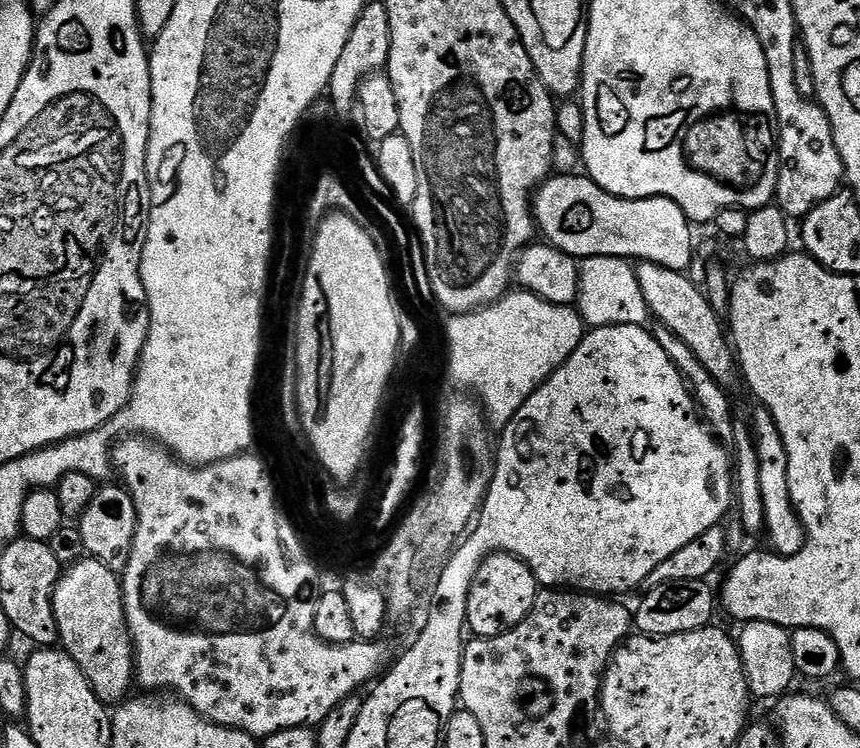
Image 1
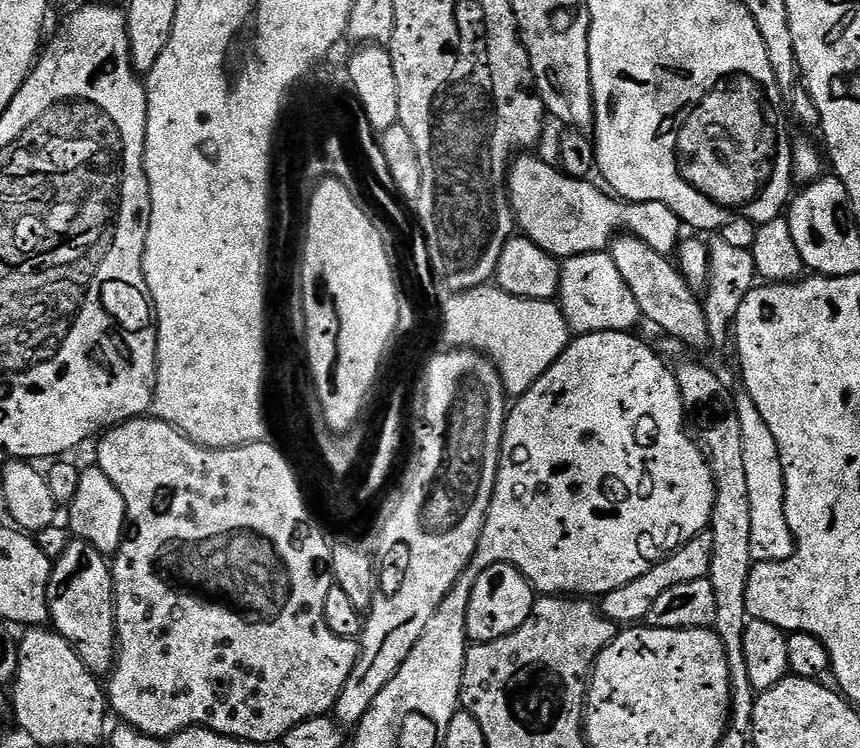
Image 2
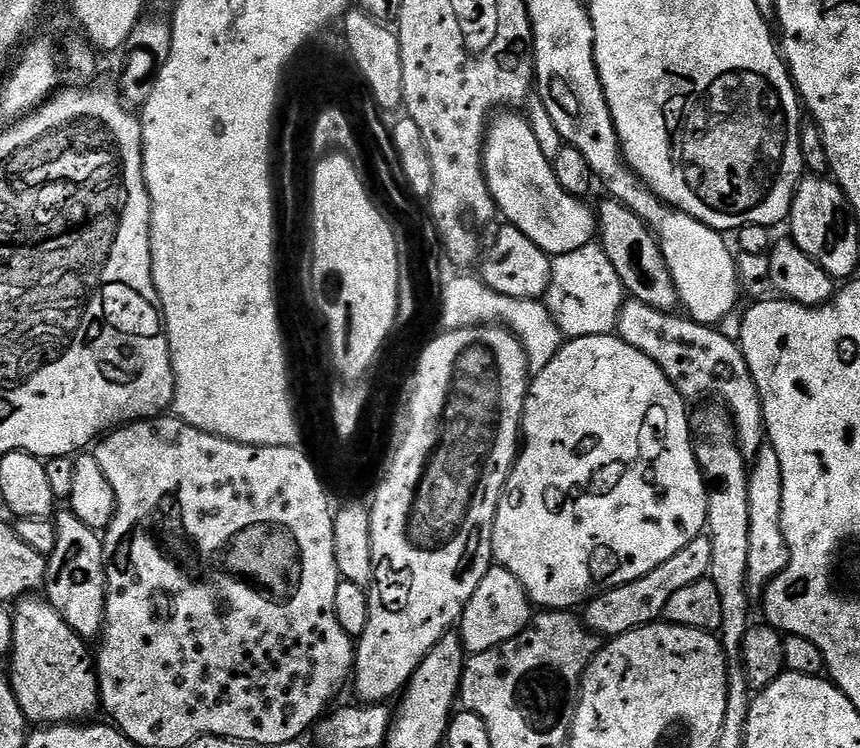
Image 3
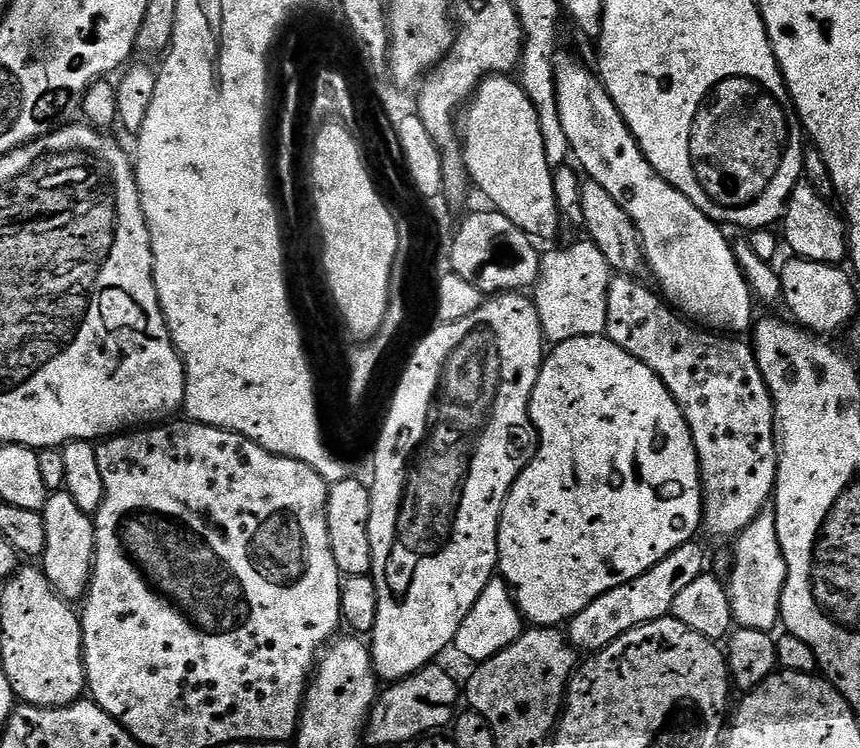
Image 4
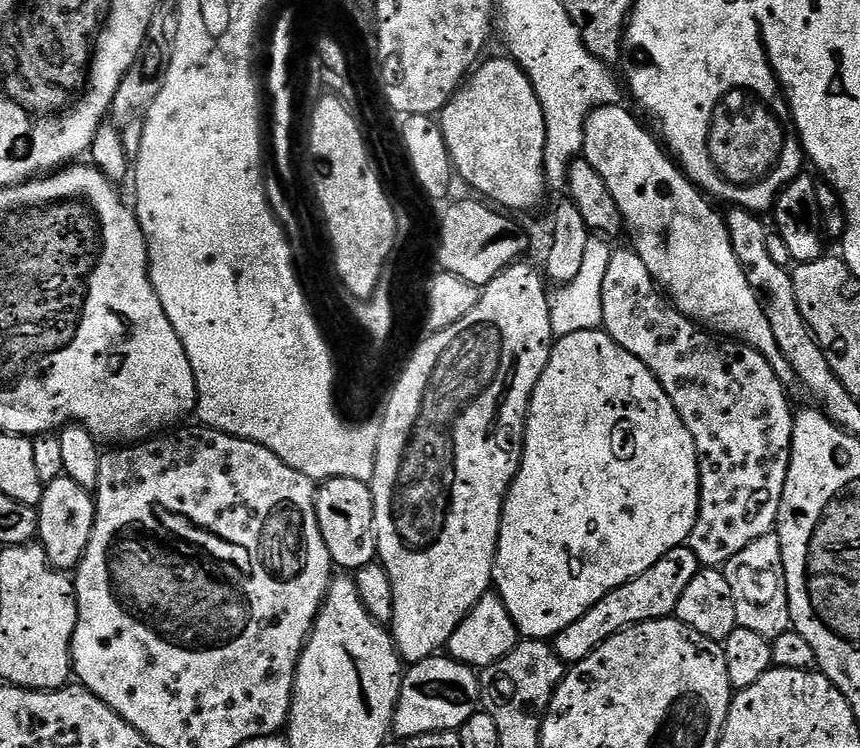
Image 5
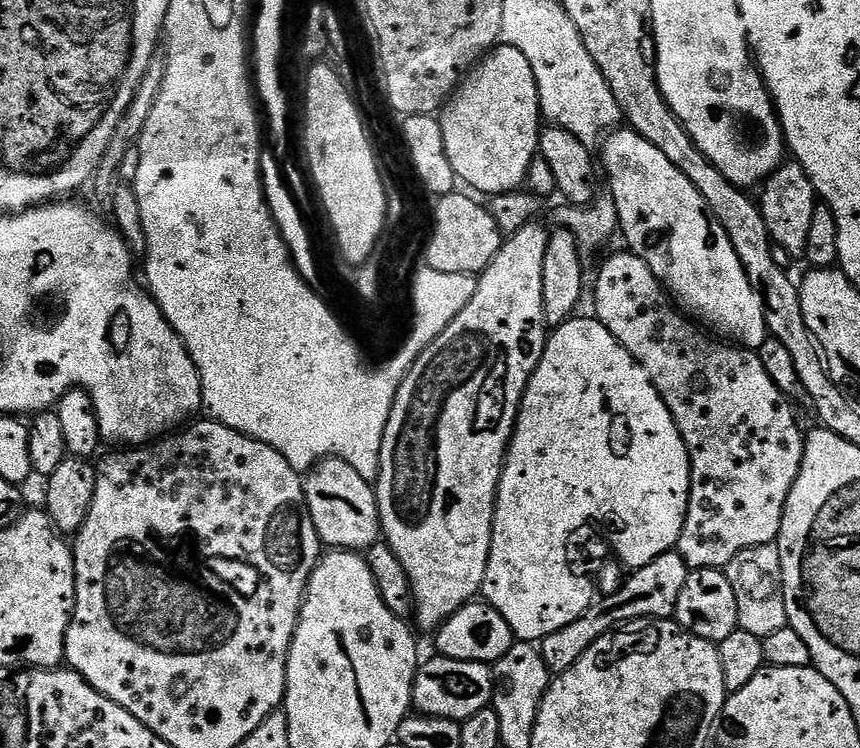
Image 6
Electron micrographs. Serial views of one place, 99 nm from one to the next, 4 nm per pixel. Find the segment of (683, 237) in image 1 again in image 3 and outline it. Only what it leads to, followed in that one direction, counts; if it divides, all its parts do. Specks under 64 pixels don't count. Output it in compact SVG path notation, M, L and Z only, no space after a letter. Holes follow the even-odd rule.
M500 114L491 121L487 137L484 141L484 177L488 179L490 186L490 194L496 199L496 206L501 217L505 216L507 223L513 228L517 228L522 234L526 234L526 238L530 238L530 242L534 242L543 252L555 258L560 255L570 254L571 251L578 250L587 244L593 243L594 237L598 232L598 216L595 211L592 212L584 205L585 201L579 196L572 196L566 190L562 190L562 186L558 182L558 178L552 169L552 161L546 158L546 154L542 154L542 146L538 146L538 138L534 138L534 130L527 119L520 114Z

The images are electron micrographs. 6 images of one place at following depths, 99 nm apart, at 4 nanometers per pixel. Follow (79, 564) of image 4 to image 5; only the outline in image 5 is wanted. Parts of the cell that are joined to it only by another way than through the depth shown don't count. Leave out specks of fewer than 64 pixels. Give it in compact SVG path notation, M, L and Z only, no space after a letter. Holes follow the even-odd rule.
M60 476L57 480L45 483L44 493L38 505L40 513L39 543L43 544L48 563L61 570L75 569L84 557L90 534L94 530L96 502L93 493L74 482L69 476Z

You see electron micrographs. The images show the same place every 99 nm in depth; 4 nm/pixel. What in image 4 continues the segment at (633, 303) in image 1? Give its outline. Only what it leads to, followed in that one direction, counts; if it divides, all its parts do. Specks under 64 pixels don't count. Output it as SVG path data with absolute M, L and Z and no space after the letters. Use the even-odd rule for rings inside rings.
M583 242L566 250L544 252L541 257L541 272L532 288L532 301L542 322L544 337L552 344L568 341L570 338L603 335L608 324L608 292L612 269L606 256L596 244Z

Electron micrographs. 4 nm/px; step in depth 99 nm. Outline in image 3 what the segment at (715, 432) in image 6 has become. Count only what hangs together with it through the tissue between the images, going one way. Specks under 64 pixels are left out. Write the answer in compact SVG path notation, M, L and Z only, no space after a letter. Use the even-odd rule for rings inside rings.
M631 298L625 299L621 306L614 332L621 340L634 346L634 350L642 350L646 358L654 361L681 396L692 401L699 396L712 395L708 397L719 401L732 414L736 436L745 457L758 456L760 445L766 440L764 411L750 366L737 341L724 337L719 327L699 324L687 315L663 312Z

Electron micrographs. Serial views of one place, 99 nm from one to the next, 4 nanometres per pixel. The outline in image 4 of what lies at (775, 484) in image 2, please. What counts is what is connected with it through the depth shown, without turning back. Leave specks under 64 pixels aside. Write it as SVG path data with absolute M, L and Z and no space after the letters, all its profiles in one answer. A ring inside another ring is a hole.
M771 507L763 508L758 518L754 518L754 522L750 522L750 526L746 526L746 530L742 530L739 536L735 537L734 544L736 544L736 558L734 556L731 561L730 575L726 580L728 597L732 603L732 619L742 628L772 632L775 624L781 623L780 603L788 577L788 563L778 542L775 511Z

